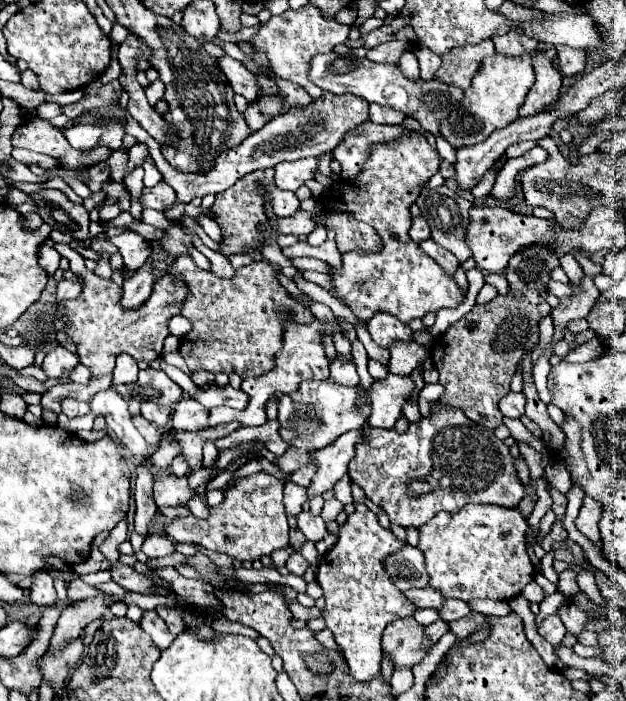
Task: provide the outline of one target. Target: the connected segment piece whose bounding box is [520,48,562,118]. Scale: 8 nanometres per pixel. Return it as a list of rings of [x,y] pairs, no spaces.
[[[554,48],[546,50],[546,52],[536,52],[536,56],[532,56],[536,82],[530,88],[530,92],[526,96],[526,102],[520,108],[520,118],[540,114],[540,112],[548,110],[558,100],[560,86],[562,86],[562,76],[554,68],[554,62],[552,62],[554,56],[556,56]]]

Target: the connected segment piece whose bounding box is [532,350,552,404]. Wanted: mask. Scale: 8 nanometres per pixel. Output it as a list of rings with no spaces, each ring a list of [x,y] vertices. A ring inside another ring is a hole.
[[[548,350],[548,354],[544,354],[542,360],[538,360],[536,366],[534,366],[534,370],[532,370],[534,386],[536,386],[540,398],[542,398],[546,404],[550,404],[550,392],[548,392],[548,388],[546,388],[546,378],[548,378],[548,372],[550,372],[550,364],[548,364],[548,358],[550,358],[550,356],[552,356],[552,350]]]

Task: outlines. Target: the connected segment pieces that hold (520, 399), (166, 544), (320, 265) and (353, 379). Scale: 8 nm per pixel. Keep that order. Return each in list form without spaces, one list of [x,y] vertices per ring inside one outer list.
[[[508,392],[500,402],[500,412],[506,416],[506,418],[520,418],[524,414],[524,404],[526,404],[526,398],[522,392]]]
[[[150,534],[144,544],[142,544],[142,552],[148,556],[148,558],[160,558],[160,556],[168,556],[168,554],[174,554],[176,552],[176,544],[172,544],[172,540],[164,538],[164,536],[156,536],[156,534]]]
[[[292,258],[292,264],[298,268],[298,270],[314,270],[314,272],[328,272],[330,266],[322,260],[316,260],[316,258]]]
[[[334,360],[332,364],[330,364],[330,376],[336,380],[336,382],[340,382],[340,384],[350,384],[350,386],[354,386],[354,384],[358,384],[358,372],[356,372],[356,364],[354,364],[354,360]]]

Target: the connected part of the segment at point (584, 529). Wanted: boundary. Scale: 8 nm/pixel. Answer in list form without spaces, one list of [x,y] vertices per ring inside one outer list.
[[[584,496],[584,504],[580,508],[580,514],[576,518],[576,528],[590,538],[594,544],[600,542],[600,532],[598,532],[598,522],[602,516],[602,508],[598,504],[598,500],[594,500],[592,496]]]

